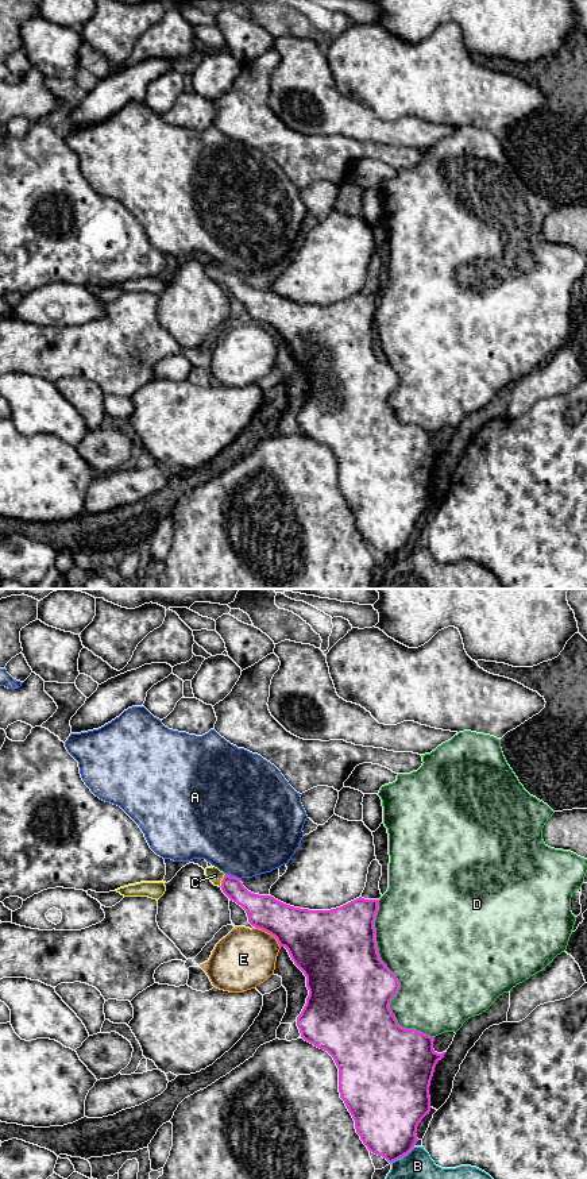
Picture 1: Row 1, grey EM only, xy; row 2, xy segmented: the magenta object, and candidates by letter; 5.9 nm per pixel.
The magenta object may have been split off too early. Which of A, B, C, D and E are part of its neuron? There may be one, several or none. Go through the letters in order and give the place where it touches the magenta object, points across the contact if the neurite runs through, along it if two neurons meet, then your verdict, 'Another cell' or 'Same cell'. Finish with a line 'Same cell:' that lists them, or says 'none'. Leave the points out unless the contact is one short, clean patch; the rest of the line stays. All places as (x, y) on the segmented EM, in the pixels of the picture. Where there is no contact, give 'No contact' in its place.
A: Touches magenta at xy (232, 877). Another cell
B: Touches magenta at xy (402, 1156). Another cell
C: Touches magenta at xy (221, 881). Path across: xy (255, 905), (221, 881), (215, 875). Same cell
D: Touches magenta at xy (397, 979). Another cell
E: Touches magenta at xy (270, 933). Another cell
Same cell: C

